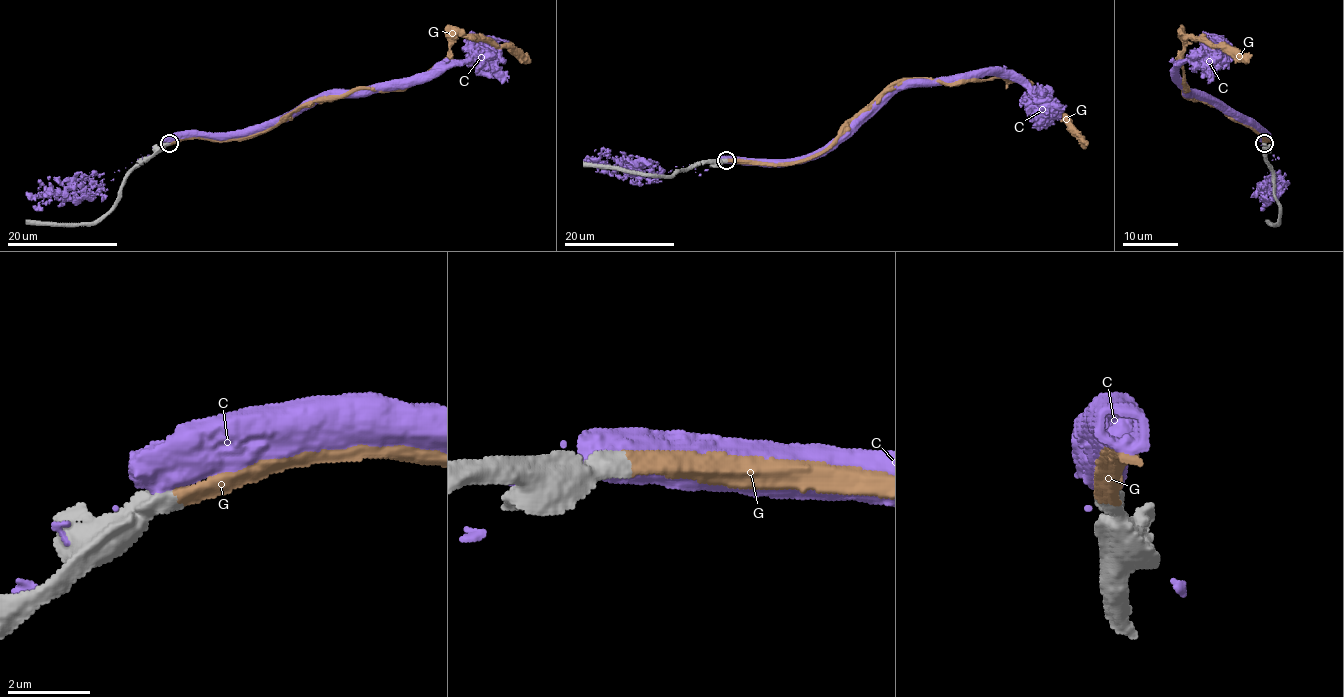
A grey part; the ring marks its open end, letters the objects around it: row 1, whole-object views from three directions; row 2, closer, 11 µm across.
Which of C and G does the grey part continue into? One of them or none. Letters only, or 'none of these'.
G

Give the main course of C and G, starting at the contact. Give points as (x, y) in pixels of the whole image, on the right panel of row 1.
C: (1264, 144), (1245, 119), (1221, 102), (1193, 94), (1178, 79), (1182, 64), (1220, 42)
G: (1264, 144), (1267, 140), (1246, 124), (1182, 93), (1184, 36), (1203, 37), (1214, 48), (1236, 47), (1251, 57)

